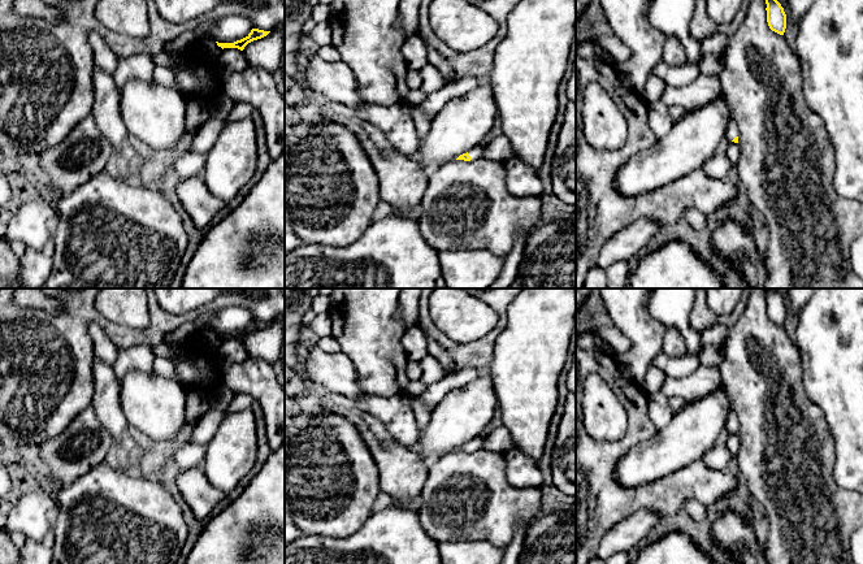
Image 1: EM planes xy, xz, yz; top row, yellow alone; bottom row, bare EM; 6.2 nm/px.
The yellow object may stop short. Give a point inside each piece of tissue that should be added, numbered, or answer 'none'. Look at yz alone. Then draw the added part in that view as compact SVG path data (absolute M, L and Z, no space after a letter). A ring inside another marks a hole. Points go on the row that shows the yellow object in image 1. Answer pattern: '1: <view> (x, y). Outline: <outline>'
1: yz (732, 130). Outline: M730 118L727 125L727 130L725 130L727 139L729 139L732 142L736 136L738 136L738 134L740 134L740 131L737 127L737 122L734 118Z

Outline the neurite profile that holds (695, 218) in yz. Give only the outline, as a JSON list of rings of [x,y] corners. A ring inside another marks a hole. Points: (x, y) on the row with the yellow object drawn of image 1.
[[[685,209],[682,218],[685,218],[697,231],[704,233],[708,229],[707,216],[697,209]]]

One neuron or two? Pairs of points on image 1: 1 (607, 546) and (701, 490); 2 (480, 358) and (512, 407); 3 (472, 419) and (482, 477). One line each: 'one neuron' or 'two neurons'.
1: two neurons
2: two neurons
3: two neurons

